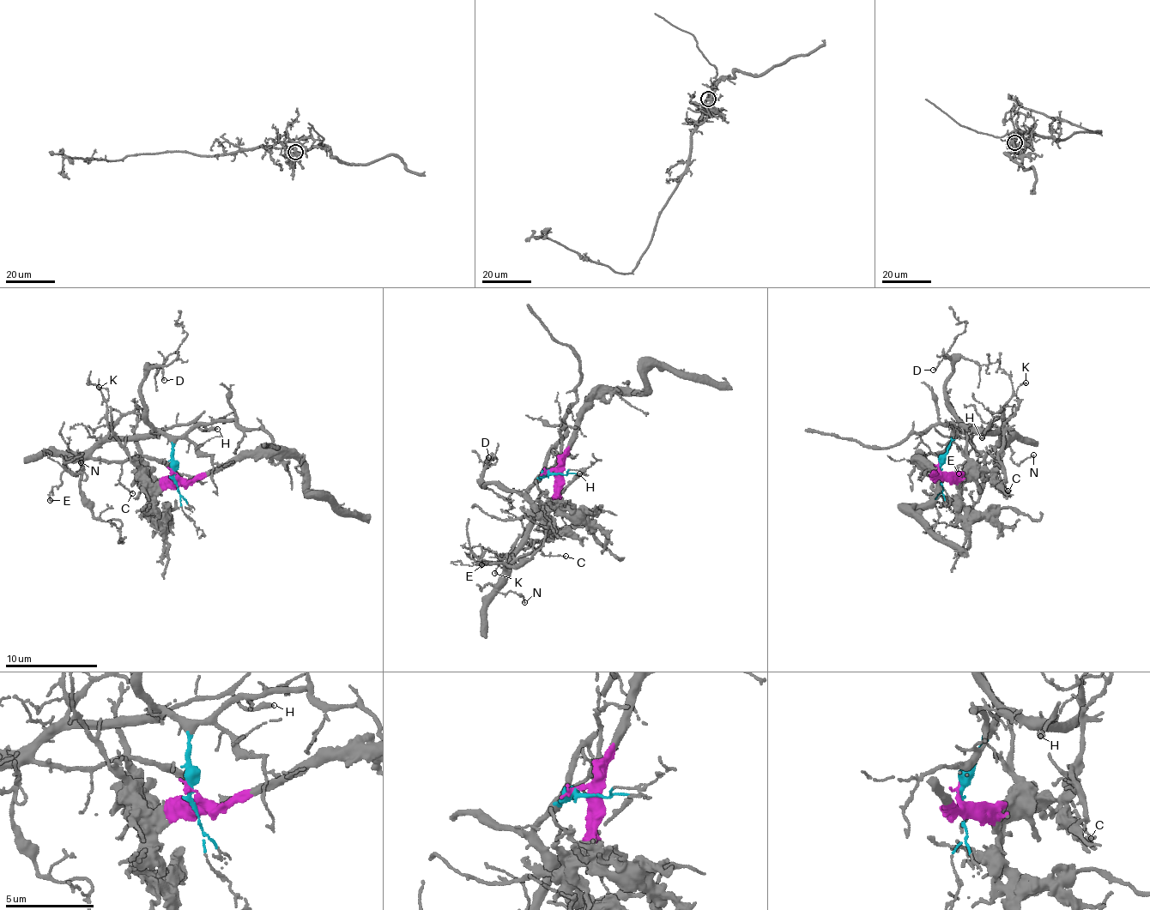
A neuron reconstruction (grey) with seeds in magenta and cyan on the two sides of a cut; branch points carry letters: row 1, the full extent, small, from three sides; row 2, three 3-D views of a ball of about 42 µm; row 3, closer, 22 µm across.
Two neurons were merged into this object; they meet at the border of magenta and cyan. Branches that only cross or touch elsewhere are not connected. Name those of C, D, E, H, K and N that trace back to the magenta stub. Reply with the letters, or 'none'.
none

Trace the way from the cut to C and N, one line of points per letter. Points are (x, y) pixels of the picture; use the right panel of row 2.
C: (938, 467), (938, 458), (960, 426), (997, 429), (997, 473), (1008, 491)
N: (938, 467), (938, 458), (960, 426), (971, 425), (988, 430), (997, 428), (1013, 462), (1034, 454)

